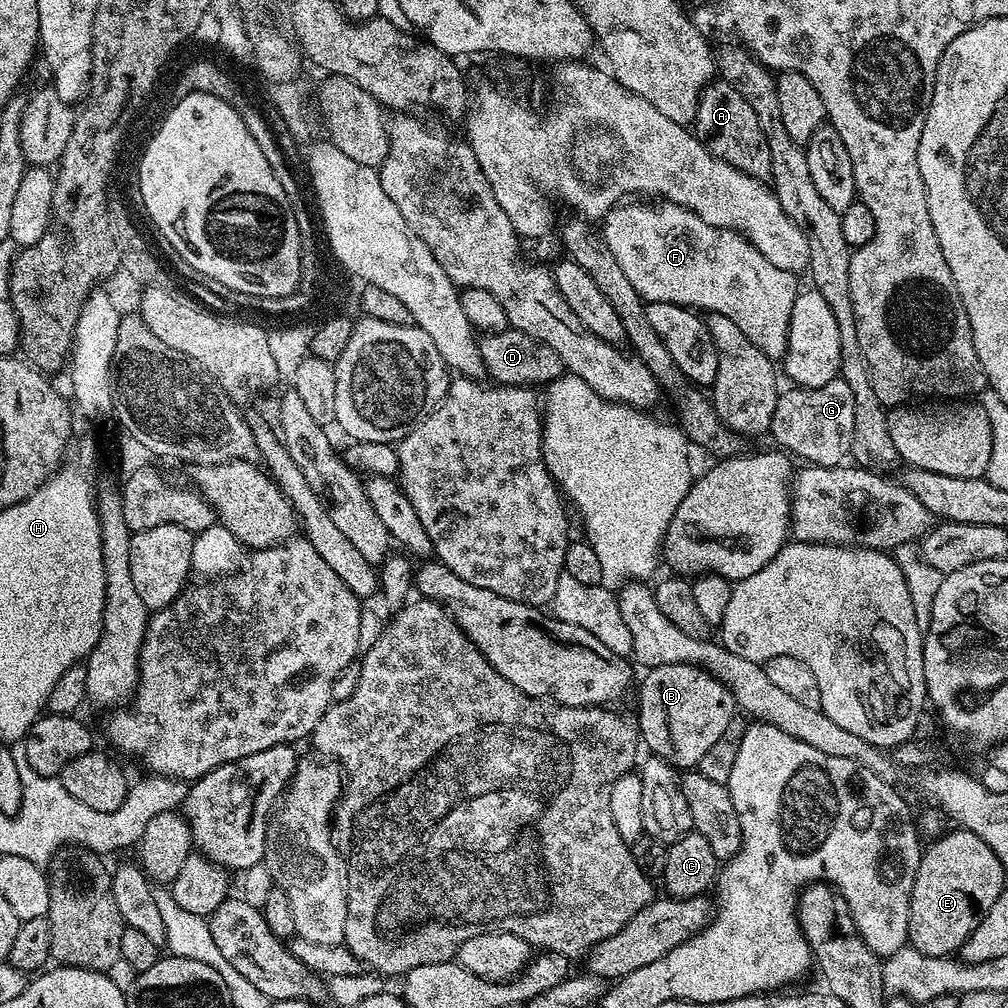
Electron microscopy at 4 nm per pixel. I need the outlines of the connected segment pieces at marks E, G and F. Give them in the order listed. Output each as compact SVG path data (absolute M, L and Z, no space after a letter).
M963 830L945 831L932 845L923 849L918 866L918 874L914 878L912 897L910 898L910 922L908 923L908 944L917 948L922 954L931 956L952 956L959 953L970 934L984 916L994 906L1000 892L1005 891L1006 874L1002 870L1002 862L998 862L998 854L978 838L978 834Z
M842 379L826 382L826 386L801 388L792 386L781 391L778 406L774 406L774 418L770 436L777 440L779 447L793 457L801 456L804 462L817 468L835 468L849 459L854 438L854 394Z
M624 202L612 209L602 221L602 235L611 253L622 266L622 274L634 286L641 299L647 303L670 302L682 304L693 310L705 313L726 314L742 329L742 334L762 350L774 362L783 361L788 349L788 331L790 330L790 310L798 291L797 273L781 270L768 259L762 258L758 250L739 232L710 226L702 222L698 214L686 210L677 204L667 202Z

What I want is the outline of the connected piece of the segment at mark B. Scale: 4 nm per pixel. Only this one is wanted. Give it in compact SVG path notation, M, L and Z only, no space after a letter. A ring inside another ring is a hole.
M667 664L666 666L658 666L657 668L649 668L643 673L644 681L639 681L638 692L640 688L640 716L638 715L638 731L642 737L643 743L648 744L647 751L653 756L660 756L664 760L669 760L673 768L677 770L695 769L696 763L702 758L702 754L706 754L706 750L710 750L710 746L714 746L714 742L718 742L718 738L722 738L722 734L726 734L728 729L733 727L735 716L738 716L736 707L736 699L732 691L728 689L718 678L714 678L709 674L706 668L698 668L694 664Z

